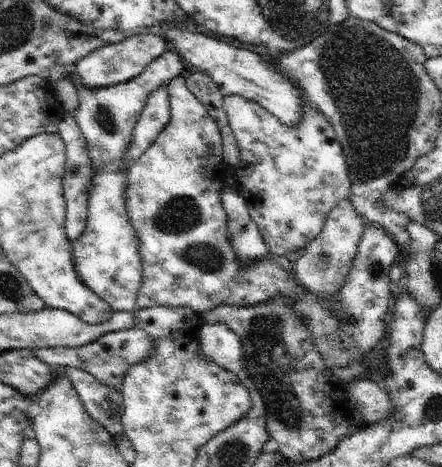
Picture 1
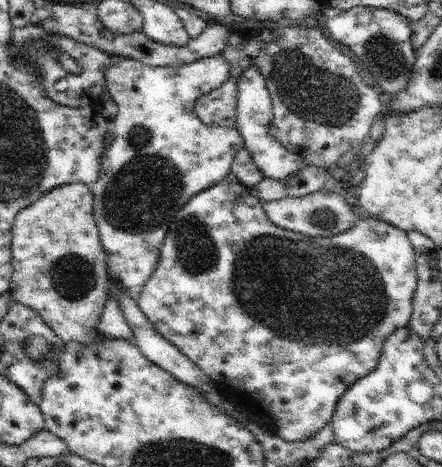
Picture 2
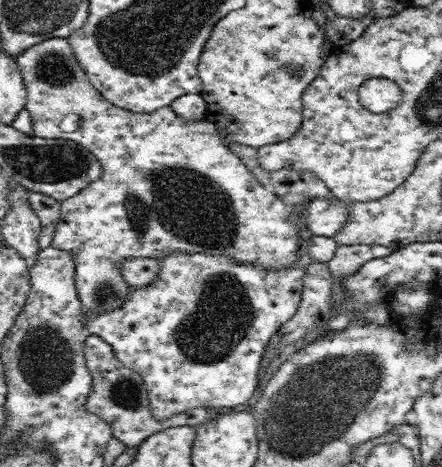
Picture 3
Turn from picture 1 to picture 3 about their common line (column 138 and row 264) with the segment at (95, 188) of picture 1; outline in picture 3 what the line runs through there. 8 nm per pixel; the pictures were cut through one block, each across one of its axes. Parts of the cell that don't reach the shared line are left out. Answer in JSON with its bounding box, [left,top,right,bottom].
[18,38,300,322]

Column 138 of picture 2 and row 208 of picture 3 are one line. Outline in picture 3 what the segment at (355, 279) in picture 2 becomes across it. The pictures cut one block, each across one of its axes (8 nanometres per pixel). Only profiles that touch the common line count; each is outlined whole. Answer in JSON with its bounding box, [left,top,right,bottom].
[84,200,314,422]

